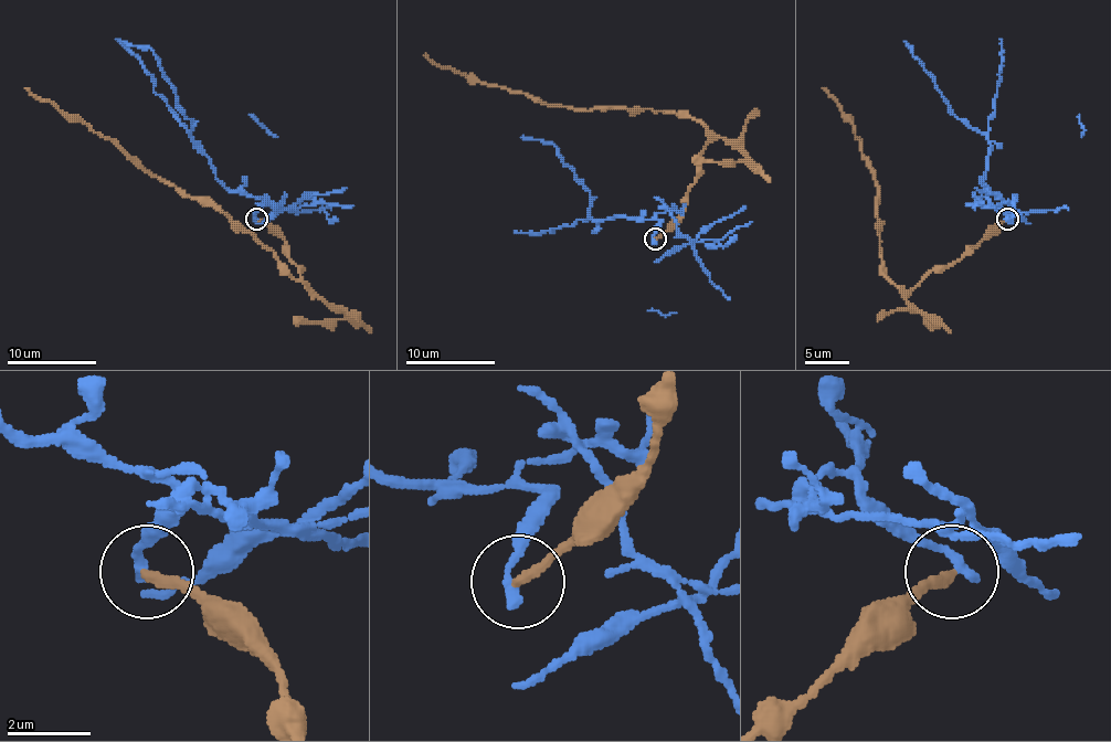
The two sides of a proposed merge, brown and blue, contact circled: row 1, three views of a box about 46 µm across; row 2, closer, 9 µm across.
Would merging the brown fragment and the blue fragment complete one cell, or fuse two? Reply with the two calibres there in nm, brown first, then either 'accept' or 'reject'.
240 nm thick on the brown side, 260 nm on the other; reject

